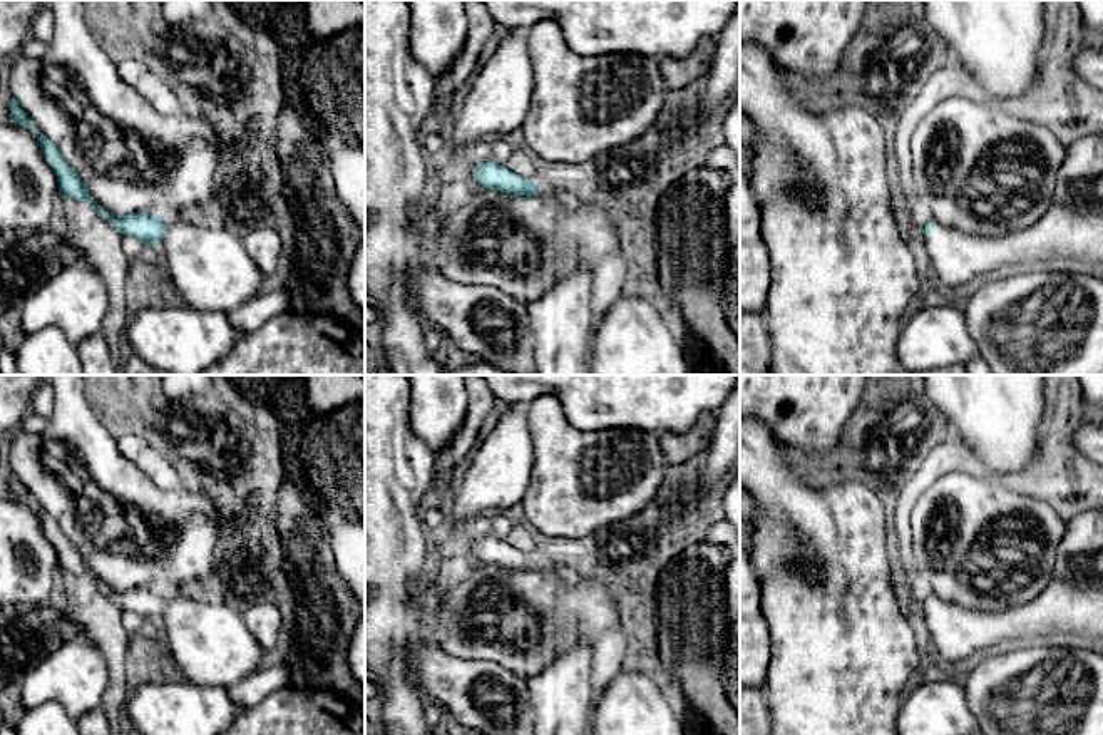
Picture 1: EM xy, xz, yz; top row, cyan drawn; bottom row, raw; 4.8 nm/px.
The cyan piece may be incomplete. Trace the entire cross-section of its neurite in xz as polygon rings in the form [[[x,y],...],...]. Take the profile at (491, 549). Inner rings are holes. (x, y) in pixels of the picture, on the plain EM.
[[[494,534],[474,541],[474,554],[487,564],[497,564],[510,571],[544,571],[564,573],[574,571],[564,564],[551,563],[537,556],[527,556],[522,551],[509,546],[504,539]]]

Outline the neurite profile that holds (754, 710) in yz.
[[[740,686],[740,735],[768,735],[770,708],[765,691]]]

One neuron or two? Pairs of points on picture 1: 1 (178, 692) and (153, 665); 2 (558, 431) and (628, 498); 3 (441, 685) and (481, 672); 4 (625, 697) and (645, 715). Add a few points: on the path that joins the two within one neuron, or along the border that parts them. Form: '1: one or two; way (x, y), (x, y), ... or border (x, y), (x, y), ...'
1: two; border (143, 673), (154, 675)
2: one; way (566, 459), (574, 472), (576, 496), (600, 504)
3: one; way (451, 683), (471, 682)
4: one; way (630, 702), (640, 712)

